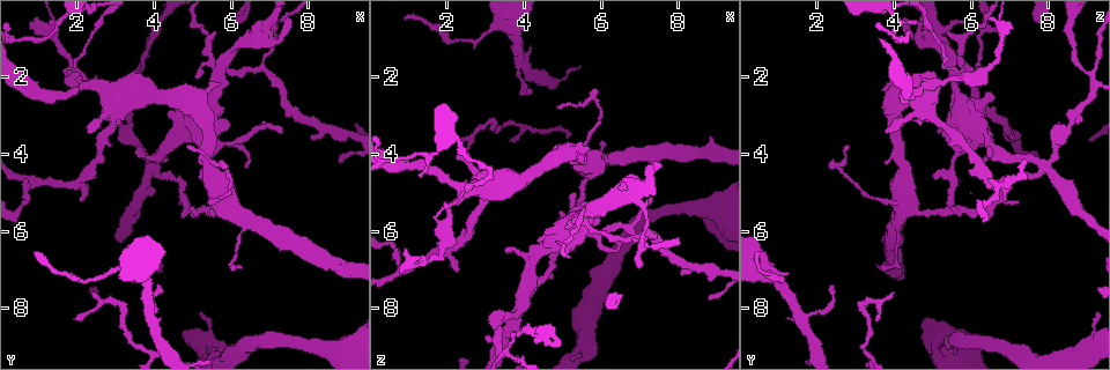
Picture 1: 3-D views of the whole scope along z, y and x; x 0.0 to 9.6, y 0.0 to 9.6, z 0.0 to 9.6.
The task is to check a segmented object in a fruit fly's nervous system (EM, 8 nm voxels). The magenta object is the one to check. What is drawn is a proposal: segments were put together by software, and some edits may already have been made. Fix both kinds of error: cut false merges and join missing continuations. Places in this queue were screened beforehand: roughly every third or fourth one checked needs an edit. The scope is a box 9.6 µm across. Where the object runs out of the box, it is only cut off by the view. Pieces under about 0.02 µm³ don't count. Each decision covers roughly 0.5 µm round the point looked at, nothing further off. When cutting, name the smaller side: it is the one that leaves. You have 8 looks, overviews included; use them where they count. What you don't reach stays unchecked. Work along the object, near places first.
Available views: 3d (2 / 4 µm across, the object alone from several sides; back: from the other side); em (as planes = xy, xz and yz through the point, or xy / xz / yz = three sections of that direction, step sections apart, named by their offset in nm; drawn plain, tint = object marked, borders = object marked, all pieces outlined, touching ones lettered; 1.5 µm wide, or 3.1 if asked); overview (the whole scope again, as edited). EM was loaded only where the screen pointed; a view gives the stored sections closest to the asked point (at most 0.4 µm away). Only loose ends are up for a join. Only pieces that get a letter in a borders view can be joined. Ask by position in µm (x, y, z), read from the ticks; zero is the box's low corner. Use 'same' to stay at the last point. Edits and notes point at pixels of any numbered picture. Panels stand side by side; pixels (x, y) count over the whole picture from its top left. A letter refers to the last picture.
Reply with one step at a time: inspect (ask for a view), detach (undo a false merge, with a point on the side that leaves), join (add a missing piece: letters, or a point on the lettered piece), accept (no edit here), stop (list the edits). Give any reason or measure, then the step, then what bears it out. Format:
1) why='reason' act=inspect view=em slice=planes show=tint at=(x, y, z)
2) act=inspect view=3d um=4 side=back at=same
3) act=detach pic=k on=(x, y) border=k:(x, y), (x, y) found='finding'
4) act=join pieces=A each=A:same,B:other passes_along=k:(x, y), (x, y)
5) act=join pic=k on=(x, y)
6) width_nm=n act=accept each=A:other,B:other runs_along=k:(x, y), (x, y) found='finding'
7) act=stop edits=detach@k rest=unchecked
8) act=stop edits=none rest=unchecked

why='an open end' act=inspect view=em slice=planes show=borders at=(0.80, 0.75, 7.10)

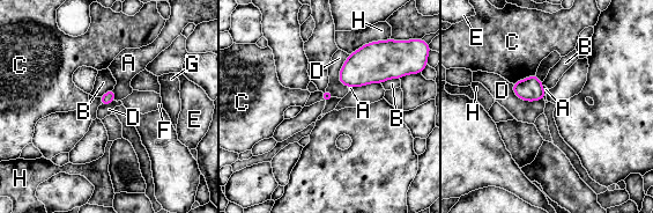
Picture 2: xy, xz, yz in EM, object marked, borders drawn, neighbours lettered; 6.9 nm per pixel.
act=accept each=A:other,B:other,C:other,D:other,E:other,F:other,G:other,H:other found='no lettered piece goes on from it'

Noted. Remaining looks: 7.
why='tapers out' act=inspect view=3d um=4 at=(7.35, 3.45, 5.15)

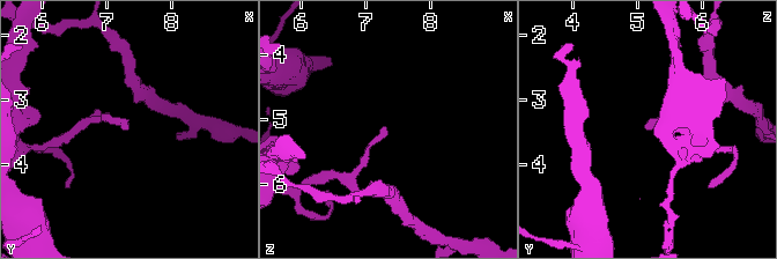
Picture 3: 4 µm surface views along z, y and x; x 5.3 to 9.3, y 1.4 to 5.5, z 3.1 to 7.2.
act=inspect view=em slice=yz step=4 show=borders at=(7.35, 3.40, 5.15)

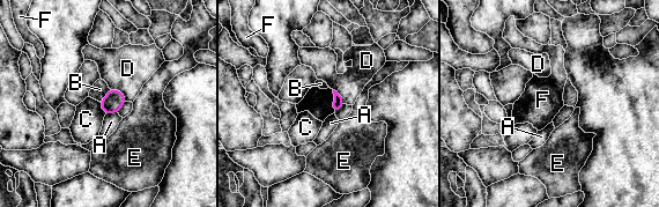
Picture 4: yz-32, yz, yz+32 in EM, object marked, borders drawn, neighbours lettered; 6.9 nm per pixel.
act=accept each=A:other,B:other,C:other,D:other,E:other,F:other found='none of them fits'

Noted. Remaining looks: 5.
why='free end' act=inspect view=3d um=4 at=(3.65, 3.80, 6.55)

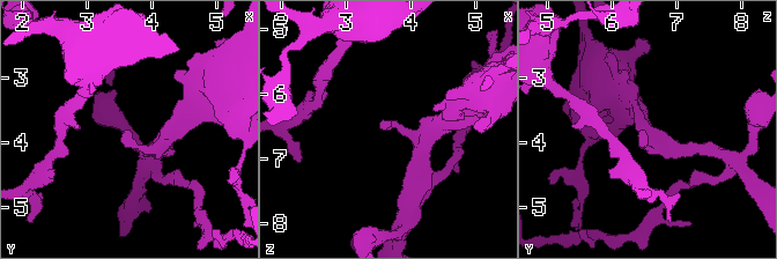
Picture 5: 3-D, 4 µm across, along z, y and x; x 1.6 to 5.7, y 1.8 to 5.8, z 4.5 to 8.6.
act=inspect view=em slice=planes show=borders at=(3.65, 3.80, 6.45)

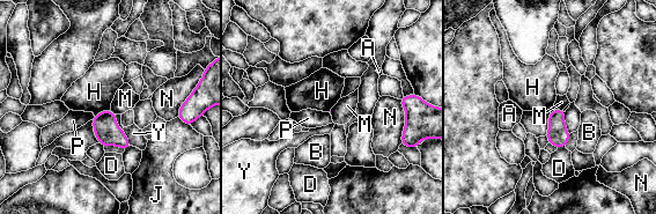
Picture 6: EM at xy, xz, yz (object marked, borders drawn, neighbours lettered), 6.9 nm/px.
act=accept each=A:other,B:other,D:other,H:other,J:other,M:other,N:other,P:other,Y:other border=6:(110, 109), (102, 110), (94, 116) found='no lettered piece goes on from it'

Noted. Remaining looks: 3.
act=stop edits=none rest=unchecked

